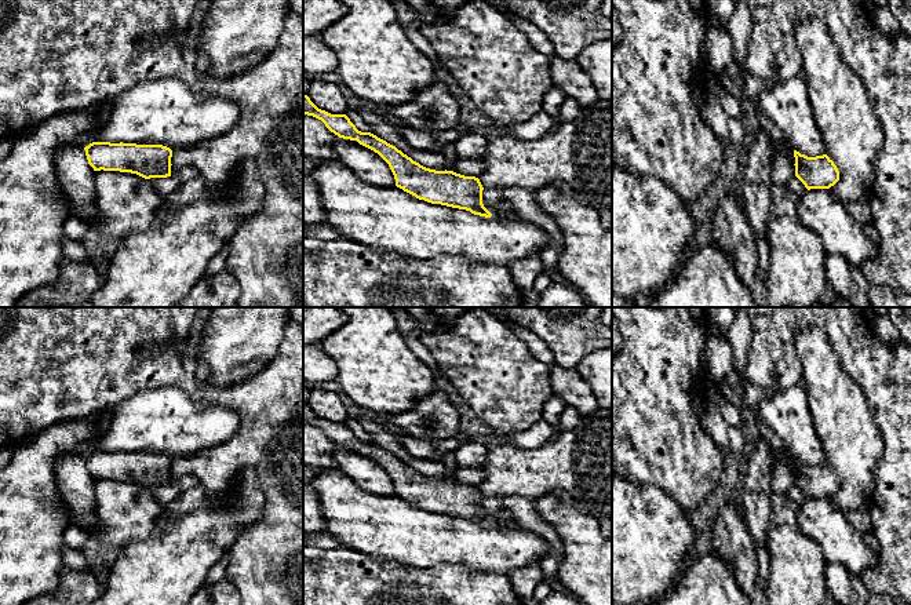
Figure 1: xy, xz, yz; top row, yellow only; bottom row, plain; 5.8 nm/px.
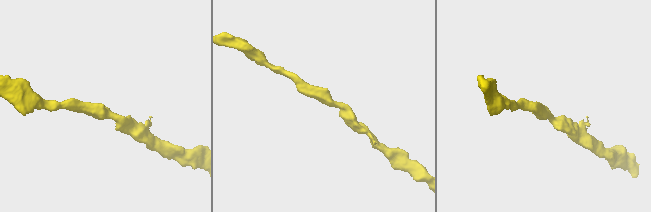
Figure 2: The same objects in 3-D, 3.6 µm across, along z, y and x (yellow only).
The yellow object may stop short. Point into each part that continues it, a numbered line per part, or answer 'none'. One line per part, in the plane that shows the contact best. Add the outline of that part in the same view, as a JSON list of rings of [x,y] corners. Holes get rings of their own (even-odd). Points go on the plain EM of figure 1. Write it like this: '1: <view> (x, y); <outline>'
none

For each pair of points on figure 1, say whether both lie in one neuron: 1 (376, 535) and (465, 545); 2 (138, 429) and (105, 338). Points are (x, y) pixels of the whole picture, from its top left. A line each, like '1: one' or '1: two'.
1: one
2: two

